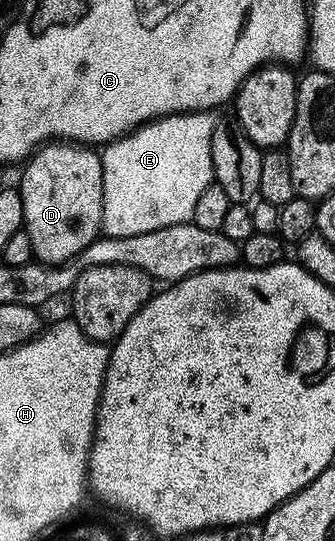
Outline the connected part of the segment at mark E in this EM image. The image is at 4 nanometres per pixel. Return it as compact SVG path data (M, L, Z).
M213 112L172 113L139 125L133 133L109 142L102 155L102 233L107 237L144 235L144 231L160 231L160 227L185 225L196 211L196 199L214 181L212 167Z

